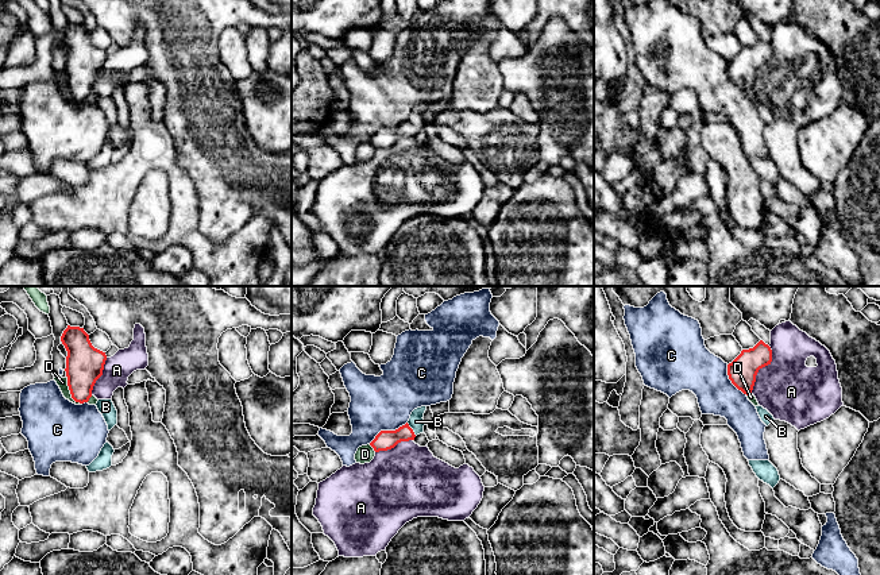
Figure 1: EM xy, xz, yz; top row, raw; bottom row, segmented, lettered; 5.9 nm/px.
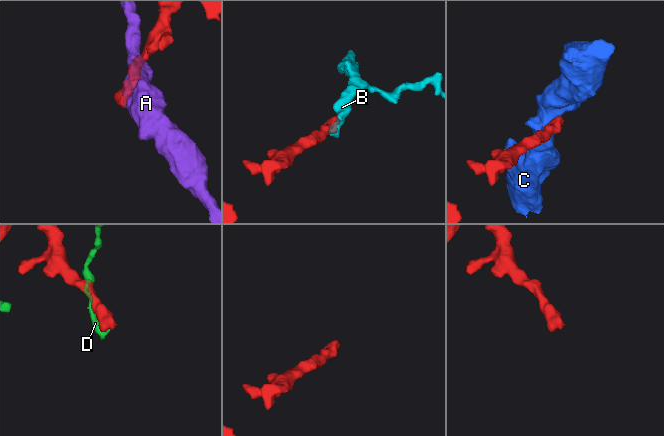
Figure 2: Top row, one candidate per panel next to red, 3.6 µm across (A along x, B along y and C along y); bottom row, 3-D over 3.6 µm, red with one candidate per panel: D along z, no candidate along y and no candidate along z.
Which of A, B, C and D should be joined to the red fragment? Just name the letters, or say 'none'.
B

